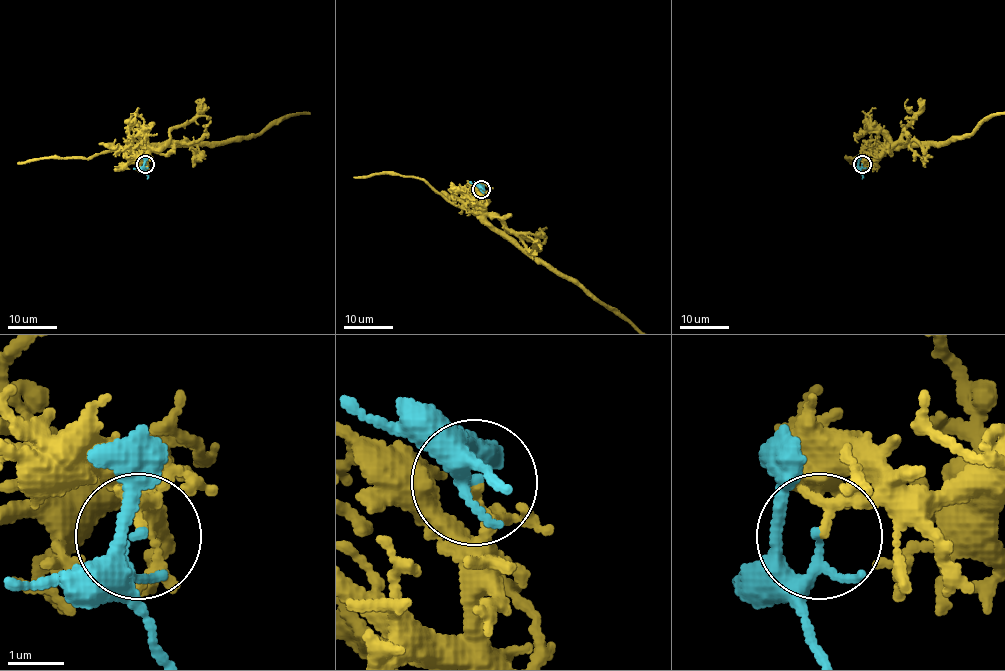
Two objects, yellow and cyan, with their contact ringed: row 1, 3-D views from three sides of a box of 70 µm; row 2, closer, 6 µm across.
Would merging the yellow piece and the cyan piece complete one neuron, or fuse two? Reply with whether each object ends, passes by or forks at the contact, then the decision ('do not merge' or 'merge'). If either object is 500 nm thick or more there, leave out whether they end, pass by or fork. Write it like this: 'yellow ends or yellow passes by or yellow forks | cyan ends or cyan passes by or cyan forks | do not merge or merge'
yellow passes by | cyan passes by | do not merge

